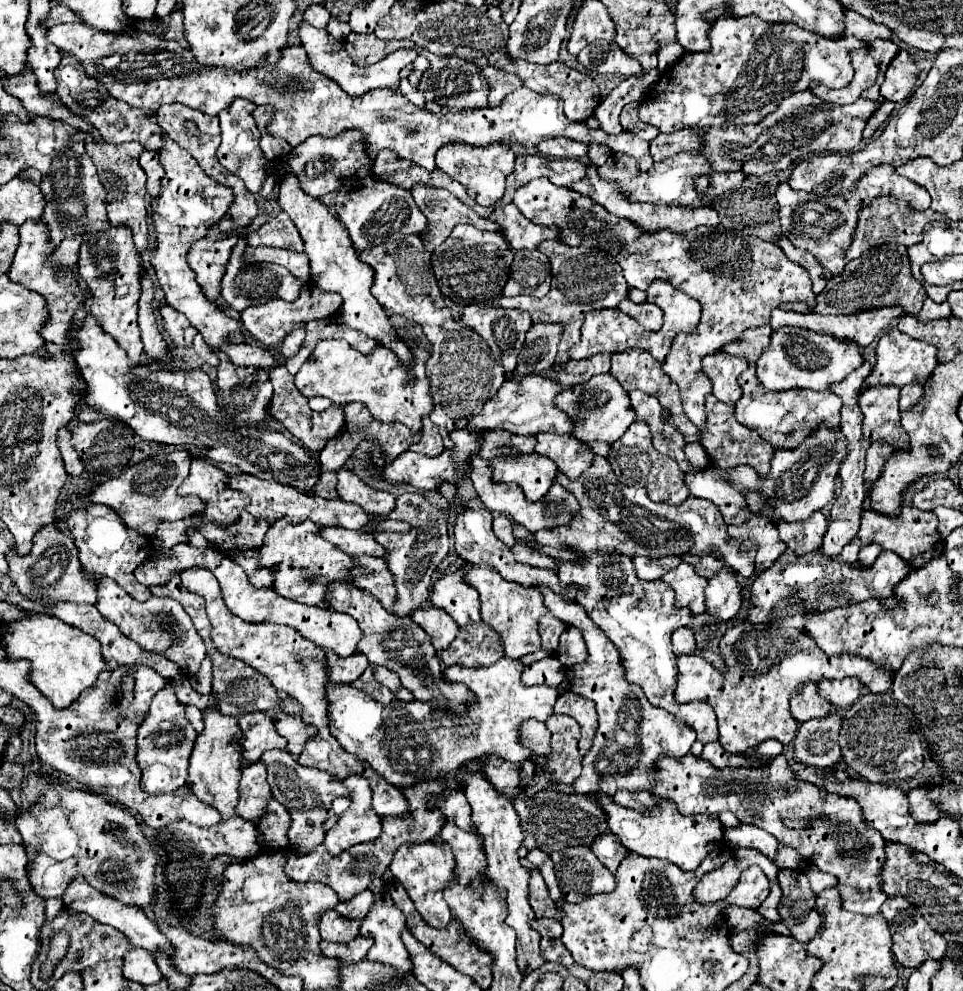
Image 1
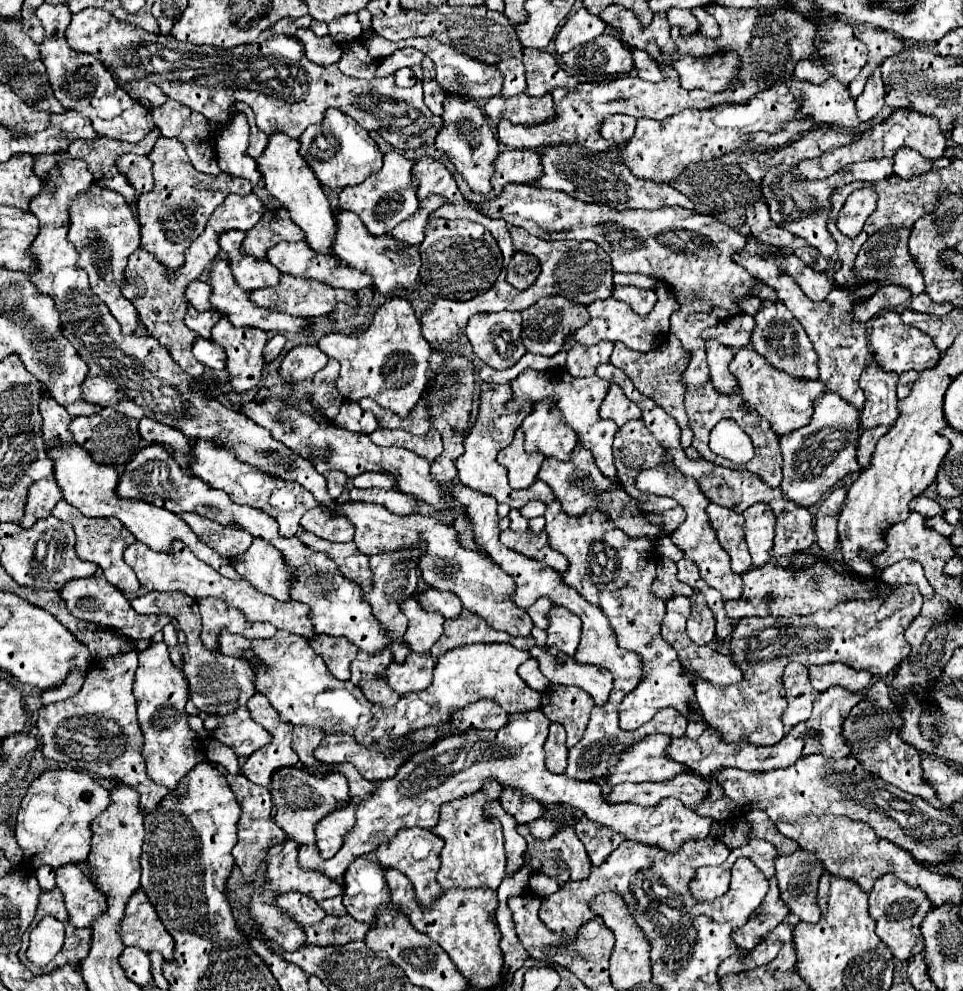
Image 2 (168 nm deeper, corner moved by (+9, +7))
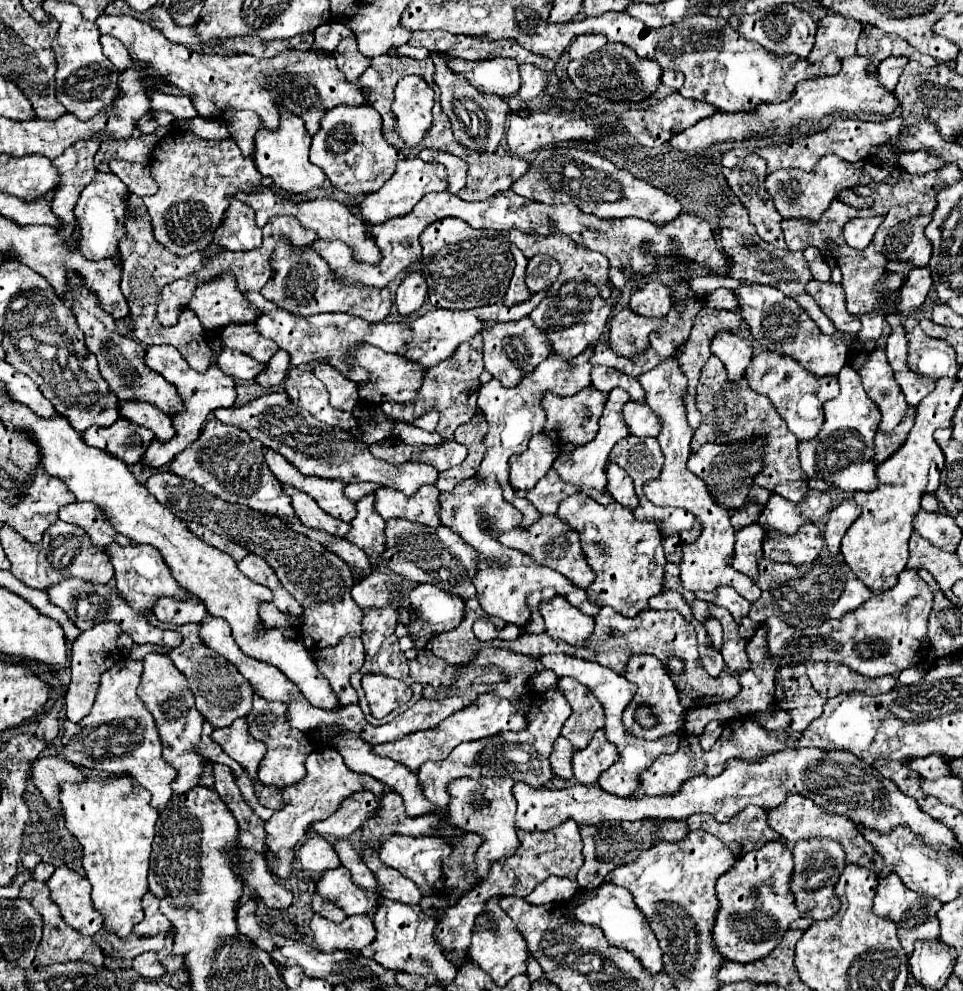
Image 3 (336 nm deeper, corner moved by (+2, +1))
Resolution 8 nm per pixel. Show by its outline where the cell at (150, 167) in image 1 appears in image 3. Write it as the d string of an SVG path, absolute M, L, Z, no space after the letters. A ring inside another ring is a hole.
M124 160L112 162L110 170L128 186L128 190L140 198L152 196L158 192L158 184L150 176L148 164L132 164Z

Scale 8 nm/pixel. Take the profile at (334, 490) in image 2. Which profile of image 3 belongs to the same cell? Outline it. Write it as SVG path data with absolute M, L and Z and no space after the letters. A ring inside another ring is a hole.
M358 482L358 484L348 484L344 488L344 494L352 500L352 502L358 502L360 498L364 498L368 492L376 492L378 486L372 484L372 482Z

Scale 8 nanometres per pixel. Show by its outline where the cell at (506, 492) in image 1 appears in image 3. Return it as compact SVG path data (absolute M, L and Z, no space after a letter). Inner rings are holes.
M590 348L590 350L584 350L582 354L578 354L578 356L572 358L572 360L562 360L562 358L550 354L536 370L532 370L530 374L526 374L516 386L506 388L506 386L502 386L498 380L490 380L490 382L486 382L486 384L480 388L480 392L478 392L478 408L484 412L484 416L486 416L486 420L488 420L488 434L486 434L484 440L482 440L482 442L486 444L484 460L480 462L480 466L476 468L476 474L474 474L472 478L474 478L474 480L486 480L490 474L494 474L496 482L498 482L498 484L502 486L502 490L504 490L504 500L510 502L512 506L516 506L516 508L522 512L522 524L520 524L520 528L530 526L530 524L536 522L542 514L536 510L536 506L534 506L532 502L528 502L528 498L518 496L518 494L514 492L514 488L510 486L510 482L508 482L508 458L510 458L512 454L524 452L526 446L528 446L528 440L530 440L534 434L540 434L540 432L542 432L544 422L546 422L546 414L542 412L542 396L544 396L544 392L550 391L562 397L566 397L573 396L582 390L582 388L590 386L590 368L592 368L592 366L588 364L590 354L592 354L592 348Z

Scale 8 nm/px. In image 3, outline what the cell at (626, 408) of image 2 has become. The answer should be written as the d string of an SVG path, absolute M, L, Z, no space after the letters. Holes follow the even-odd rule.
M626 402L622 414L632 436L656 436L660 432L660 420L656 420L648 404Z

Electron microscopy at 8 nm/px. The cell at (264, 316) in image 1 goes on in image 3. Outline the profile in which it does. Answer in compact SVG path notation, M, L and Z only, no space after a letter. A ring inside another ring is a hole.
M280 242L272 254L272 278L260 290L260 294L276 304L278 308L294 316L312 316L320 312L346 312L366 322L380 322L388 316L392 300L388 288L376 290L368 286L346 286L334 280L334 274L328 270L328 264L312 250L292 250L288 242Z

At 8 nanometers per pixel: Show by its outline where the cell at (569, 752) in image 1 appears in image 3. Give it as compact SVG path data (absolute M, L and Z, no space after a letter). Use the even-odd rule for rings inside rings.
M558 736L558 740L554 742L554 750L550 754L550 764L552 764L552 772L558 778L572 778L572 754L574 754L574 746L568 738Z

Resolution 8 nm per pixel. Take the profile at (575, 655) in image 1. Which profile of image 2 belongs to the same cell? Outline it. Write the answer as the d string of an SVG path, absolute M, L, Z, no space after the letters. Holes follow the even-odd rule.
M553 606L547 614L549 626L547 626L547 646L559 648L561 652L573 656L579 644L581 636L581 620L573 612L561 606Z

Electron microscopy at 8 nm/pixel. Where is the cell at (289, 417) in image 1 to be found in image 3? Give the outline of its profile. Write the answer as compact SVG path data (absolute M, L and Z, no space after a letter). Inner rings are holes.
M318 362L314 368L314 376L328 388L330 404L334 408L352 412L352 408L358 404L358 390L354 382L350 382L334 366L328 366L328 362Z

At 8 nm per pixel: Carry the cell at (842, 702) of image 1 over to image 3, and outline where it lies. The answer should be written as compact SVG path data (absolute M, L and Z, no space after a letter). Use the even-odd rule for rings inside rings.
M806 662L808 678L818 694L824 698L834 698L840 692L852 692L860 690L864 694L884 694L896 686L894 676L884 678L868 678L854 670L850 670L844 664L836 662Z

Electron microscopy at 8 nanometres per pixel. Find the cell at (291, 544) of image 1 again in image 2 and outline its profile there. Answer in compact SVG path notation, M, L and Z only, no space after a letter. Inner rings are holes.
M257 538L249 550L243 556L235 558L231 564L259 592L273 596L279 602L289 600L291 572L283 562L281 552L271 544Z

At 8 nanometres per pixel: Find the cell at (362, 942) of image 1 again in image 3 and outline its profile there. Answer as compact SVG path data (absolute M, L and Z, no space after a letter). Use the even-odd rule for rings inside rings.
M314 914L310 930L314 934L316 948L326 954L336 950L362 950L376 936L374 922L364 916L348 916L342 924L336 924L320 914Z

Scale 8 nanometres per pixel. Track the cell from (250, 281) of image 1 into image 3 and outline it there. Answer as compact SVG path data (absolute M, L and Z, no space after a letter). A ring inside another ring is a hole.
M230 198L230 208L214 234L214 242L226 250L254 250L262 244L262 230L254 222L252 210L248 210L236 198Z

